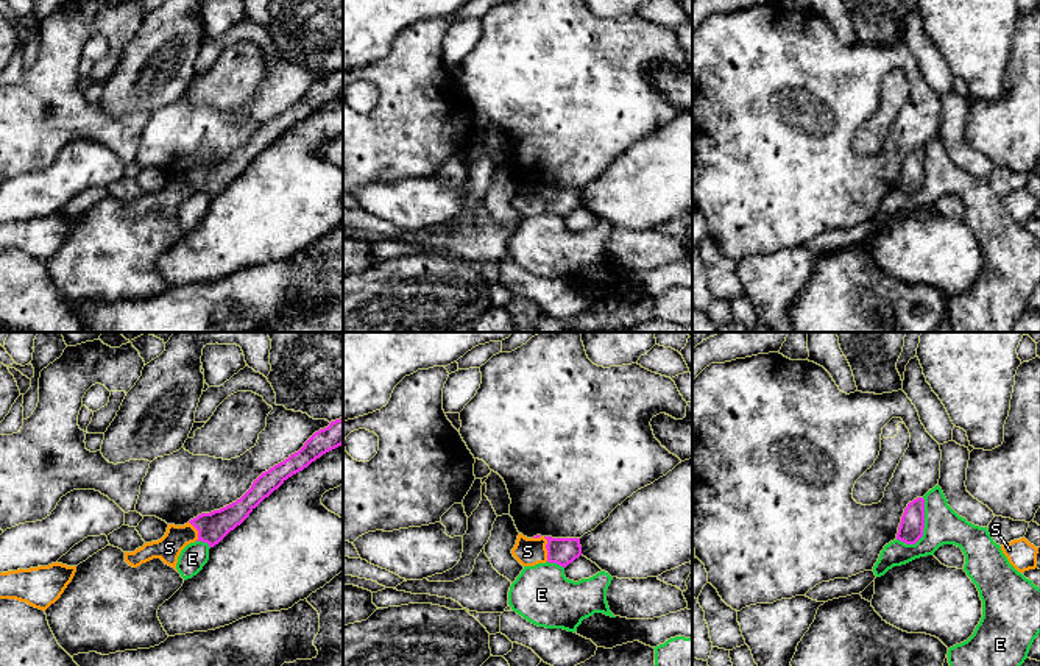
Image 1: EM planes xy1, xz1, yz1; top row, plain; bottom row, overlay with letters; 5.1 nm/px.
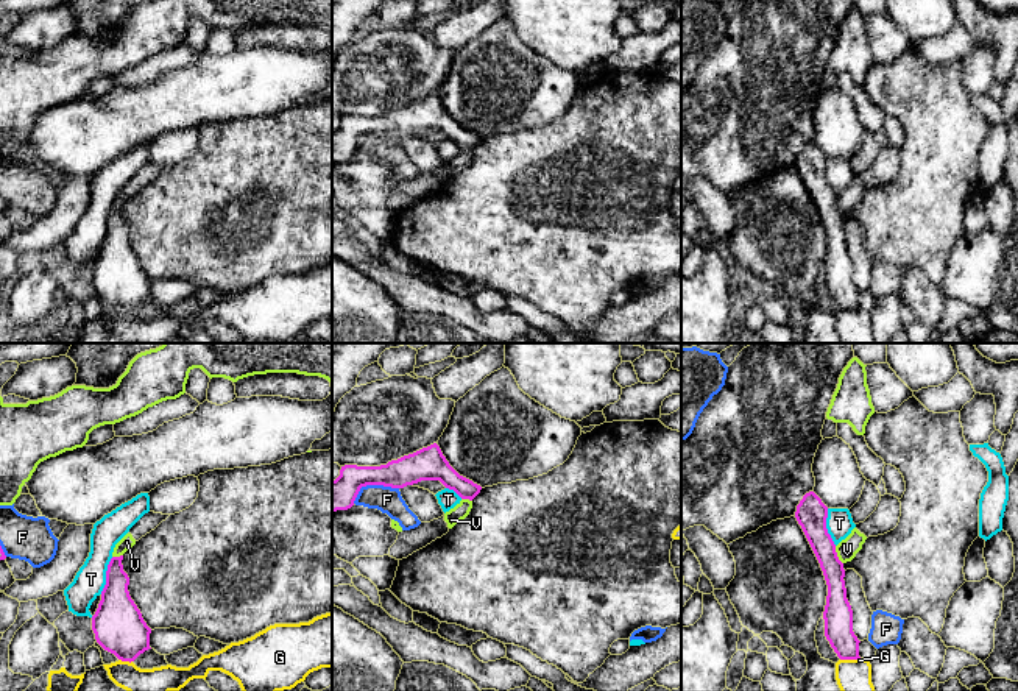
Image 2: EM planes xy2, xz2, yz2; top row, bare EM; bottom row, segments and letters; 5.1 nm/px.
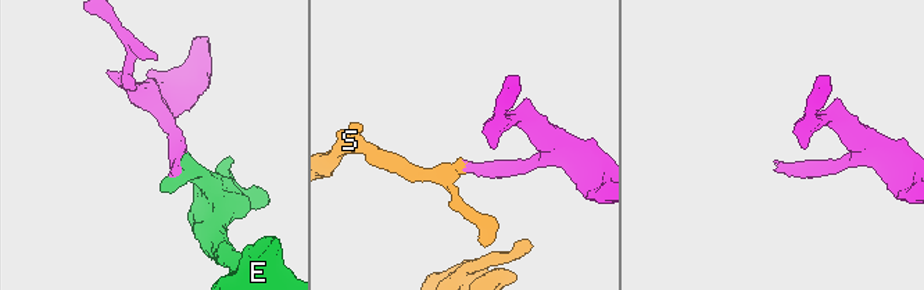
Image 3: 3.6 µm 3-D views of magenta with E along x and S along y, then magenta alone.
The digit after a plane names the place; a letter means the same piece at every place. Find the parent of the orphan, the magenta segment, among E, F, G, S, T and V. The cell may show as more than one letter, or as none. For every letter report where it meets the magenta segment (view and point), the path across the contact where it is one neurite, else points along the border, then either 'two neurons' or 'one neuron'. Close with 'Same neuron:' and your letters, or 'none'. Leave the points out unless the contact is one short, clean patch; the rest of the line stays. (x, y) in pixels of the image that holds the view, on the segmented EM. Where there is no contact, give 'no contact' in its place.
E: meets magenta in yz1 at (923, 524); border along yz1 (923, 498), (923, 534), (914, 543), (906, 545); two neurons
F: meets magenta in xz2 at (371, 484); border along xz2 (398, 487), (364, 485), (353, 503); two neurons
G: meets magenta in yz2 at (850, 659); border along yz2 (859, 657), (841, 660); two neurons
S: meets magenta in xz1 at (546, 548); runs through xz1 (562, 551), (546, 548), (527, 551); one neuron
T: meets magenta in xy2 at (106, 576); two neurons
V: meets magenta in yz2 at (836, 556); border along yz2 (834, 546), (836, 556), (842, 563); two neurons
Same neuron: S

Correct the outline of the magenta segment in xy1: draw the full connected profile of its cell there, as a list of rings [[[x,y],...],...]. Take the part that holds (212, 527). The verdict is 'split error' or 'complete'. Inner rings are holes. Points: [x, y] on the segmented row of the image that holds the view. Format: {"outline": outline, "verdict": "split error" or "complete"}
{"outline": [[[343,418],[331,421],[327,427],[315,432],[298,452],[262,473],[235,502],[210,513],[201,513],[184,526],[168,524],[161,540],[145,543],[134,552],[125,552],[125,561],[137,568],[153,558],[161,558],[165,565],[176,569],[178,557],[187,544],[203,541],[214,547],[288,477],[341,445]]], "verdict": "split error"}

